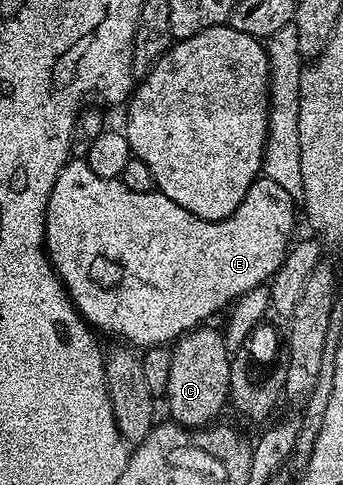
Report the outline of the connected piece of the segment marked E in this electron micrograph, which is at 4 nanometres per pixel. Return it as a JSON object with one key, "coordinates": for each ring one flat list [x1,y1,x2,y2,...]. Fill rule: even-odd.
{"coordinates":[[71,159,66,166,56,175,56,183,50,192,48,207,46,208,46,253,50,256,50,263,58,273,62,281,62,286,66,288,66,294,76,308,78,313,85,319,87,325,99,334,111,333,114,337,119,337,119,342,130,347,166,347,178,340,186,333,191,333,193,329,205,326,206,321,213,313,218,313,227,306,252,291,258,286,265,286,273,278,274,274,285,261,286,253,291,249,291,244,295,240,294,235,294,206,296,200,292,195,276,183,273,179,268,179,265,175,259,176,258,180,252,183,252,187,244,195,244,199,237,208,237,212,228,215,224,221,205,221,192,211,180,207,180,203,172,203,164,194,157,191,151,193,141,193,132,191,126,187,124,182,113,177,112,179,100,179,92,167,84,159]]}

